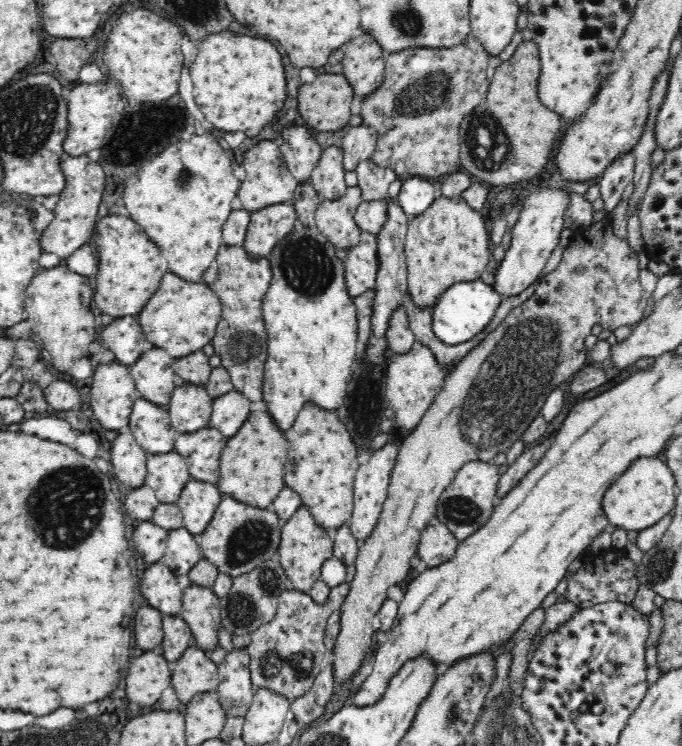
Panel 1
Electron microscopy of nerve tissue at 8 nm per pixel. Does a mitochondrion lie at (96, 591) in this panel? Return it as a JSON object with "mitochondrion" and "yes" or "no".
{"mitochondrion":"no"}

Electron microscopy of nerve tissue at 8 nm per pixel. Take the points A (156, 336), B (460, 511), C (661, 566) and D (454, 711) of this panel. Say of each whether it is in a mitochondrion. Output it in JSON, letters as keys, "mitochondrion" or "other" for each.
{"A":"other","B":"mitochondrion","C":"mitochondrion","D":"mitochondrion"}

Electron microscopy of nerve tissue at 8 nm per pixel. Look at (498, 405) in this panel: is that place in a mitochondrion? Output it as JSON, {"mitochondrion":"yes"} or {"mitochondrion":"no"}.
{"mitochondrion":"yes"}

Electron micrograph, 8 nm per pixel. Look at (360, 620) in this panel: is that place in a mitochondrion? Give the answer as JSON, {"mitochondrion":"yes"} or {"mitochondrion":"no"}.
{"mitochondrion":"no"}

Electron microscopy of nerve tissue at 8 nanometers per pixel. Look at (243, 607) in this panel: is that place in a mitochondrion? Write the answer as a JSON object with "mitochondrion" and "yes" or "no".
{"mitochondrion":"yes"}

